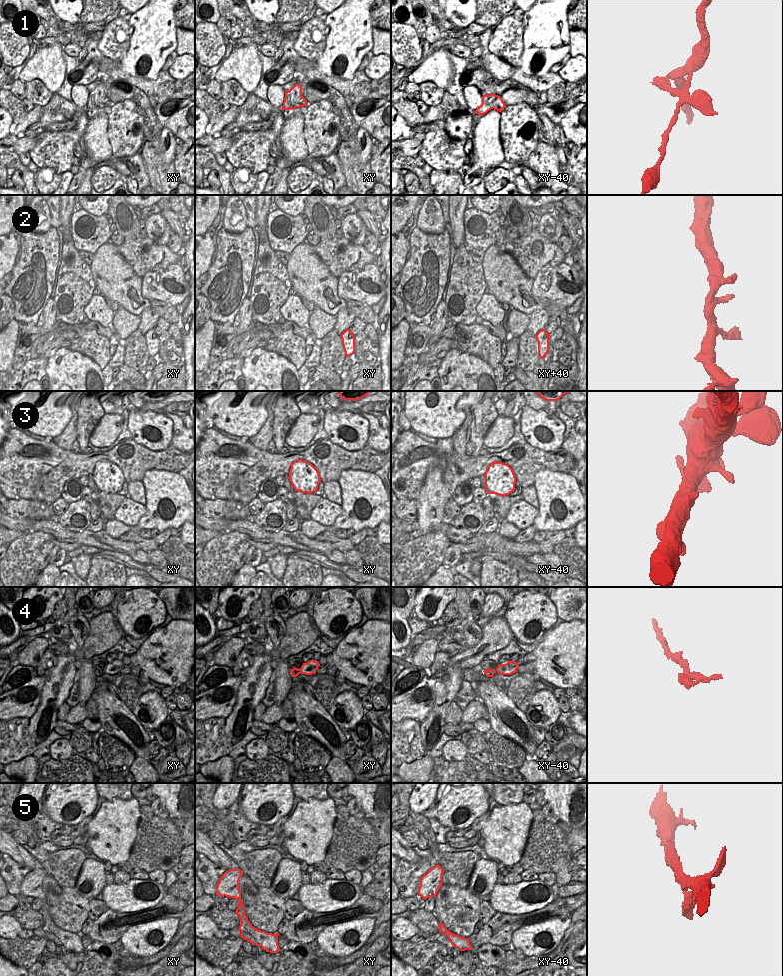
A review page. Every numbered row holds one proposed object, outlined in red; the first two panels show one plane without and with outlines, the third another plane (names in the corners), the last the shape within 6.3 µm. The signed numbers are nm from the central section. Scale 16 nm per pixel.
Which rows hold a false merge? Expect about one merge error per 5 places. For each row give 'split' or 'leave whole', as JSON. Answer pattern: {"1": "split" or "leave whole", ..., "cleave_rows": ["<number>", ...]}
{"1": "split", "2": "leave whole", "3": "leave whole", "4": "leave whole", "5": "leave whole", "cleave_rows": ["1"]}

